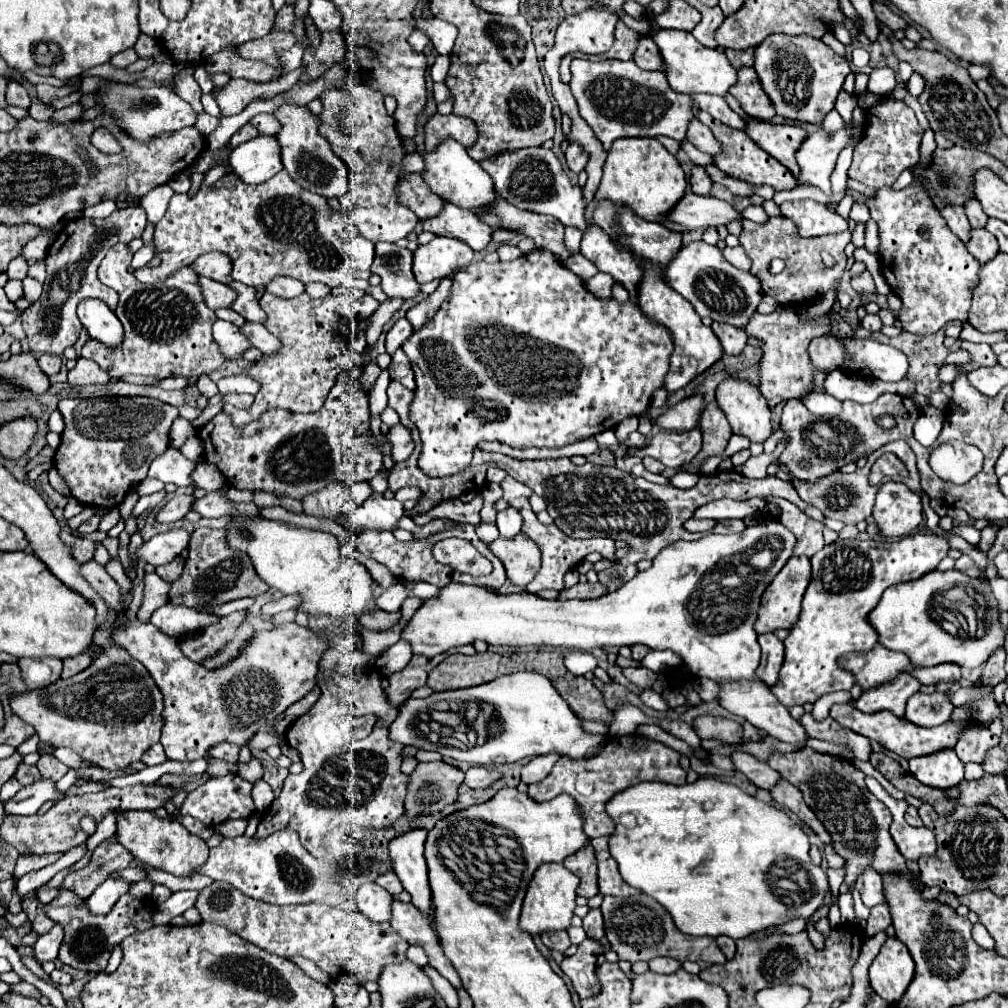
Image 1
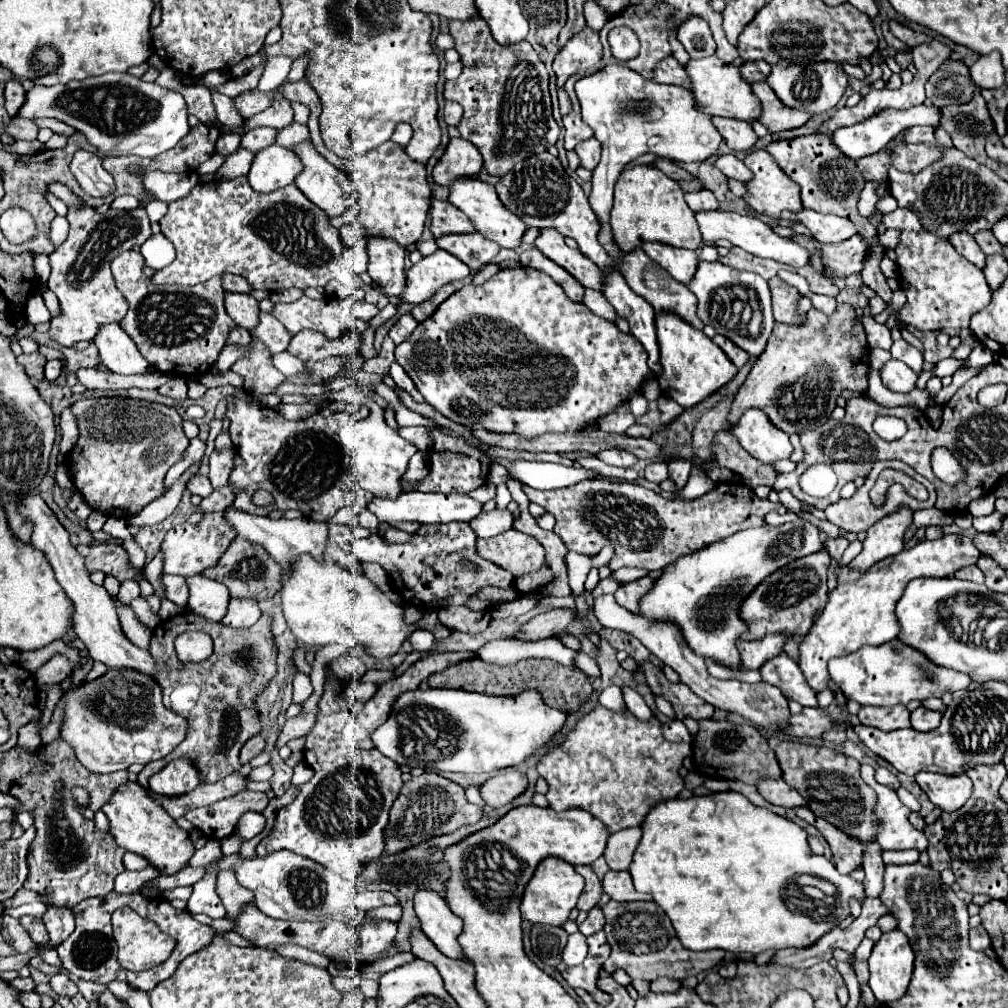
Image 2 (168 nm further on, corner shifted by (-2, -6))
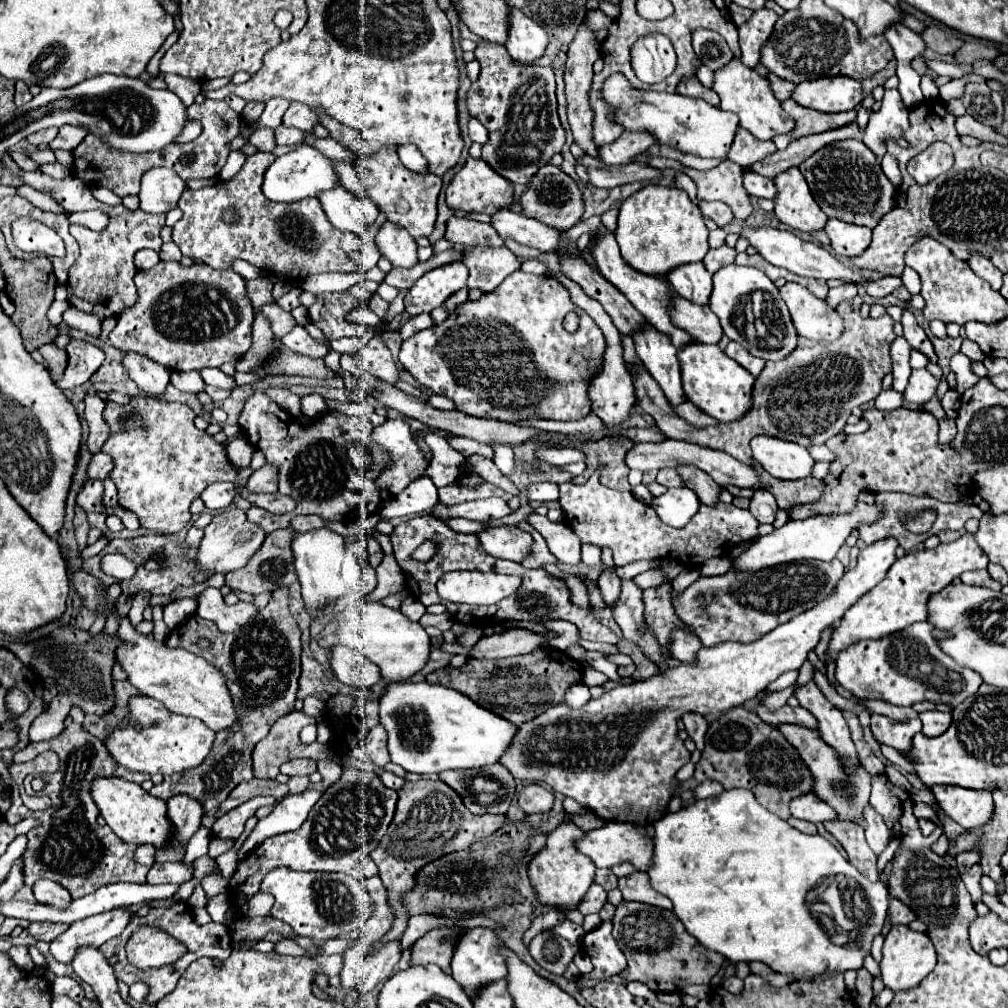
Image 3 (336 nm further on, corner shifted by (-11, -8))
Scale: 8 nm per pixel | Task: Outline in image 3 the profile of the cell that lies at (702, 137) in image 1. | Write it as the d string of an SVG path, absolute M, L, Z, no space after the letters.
M745 172L743 184L745 184L745 190L747 190L751 196L755 196L755 198L775 198L775 194L777 194L773 180L761 178L759 174Z

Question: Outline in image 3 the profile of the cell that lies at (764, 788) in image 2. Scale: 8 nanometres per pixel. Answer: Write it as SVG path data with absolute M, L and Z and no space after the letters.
M813 792L795 798L791 802L791 814L793 814L793 818L807 820L807 822L813 822L813 824L823 824L823 822L839 820L835 810L831 806L827 806L827 802L823 802Z

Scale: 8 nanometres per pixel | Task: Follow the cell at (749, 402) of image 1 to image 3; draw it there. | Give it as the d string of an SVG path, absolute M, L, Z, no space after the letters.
M757 436L751 440L751 450L755 462L777 480L809 478L813 472L815 460L809 450L799 444L771 436Z

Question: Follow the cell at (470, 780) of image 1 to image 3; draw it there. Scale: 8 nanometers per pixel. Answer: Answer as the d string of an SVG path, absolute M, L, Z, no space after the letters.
M531 784L527 786L525 790L519 792L519 806L527 812L527 814L533 814L533 812L551 812L553 808L553 792L545 790L543 786L539 784Z

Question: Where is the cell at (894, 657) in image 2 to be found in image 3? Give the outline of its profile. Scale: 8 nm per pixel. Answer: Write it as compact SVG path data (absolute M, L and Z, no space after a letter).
M913 622L907 630L899 630L899 634L855 642L855 646L847 646L847 650L841 650L837 656L835 678L845 690L863 700L879 698L895 706L911 706L929 700L933 704L949 704L955 708L965 698L973 696L983 680L977 672L953 662L939 648L939 640L947 636L951 634L937 630L929 622Z

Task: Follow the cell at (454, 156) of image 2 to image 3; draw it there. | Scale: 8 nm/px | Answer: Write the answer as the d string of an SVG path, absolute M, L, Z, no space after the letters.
M469 158L465 162L465 166L455 174L451 184L447 186L447 206L451 210L461 210L465 214L479 212L479 214L491 216L491 214L495 214L495 210L511 208L513 204L517 204L513 186L505 178L499 178L499 174L495 174L495 170L491 170L491 166L487 166L487 162L483 162L483 160Z

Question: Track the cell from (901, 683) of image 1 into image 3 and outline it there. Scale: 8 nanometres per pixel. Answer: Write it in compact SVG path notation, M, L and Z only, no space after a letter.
M871 714L871 732L879 744L891 746L907 756L911 752L911 738L921 732L921 720L917 718L907 722L895 722L891 718Z

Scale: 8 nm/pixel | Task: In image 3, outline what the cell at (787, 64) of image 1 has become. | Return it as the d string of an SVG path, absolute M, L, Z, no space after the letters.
M847 76L801 82L793 92L793 100L797 104L817 112L853 110L863 102L863 98L861 82Z

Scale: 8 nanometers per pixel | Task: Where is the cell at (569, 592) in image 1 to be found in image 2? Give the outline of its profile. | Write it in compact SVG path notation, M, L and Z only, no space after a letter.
M554 608L550 612L544 612L544 614L532 618L516 636L520 640L532 640L532 642L550 638L550 636L562 632L574 618L576 618L576 612L572 612L570 608Z

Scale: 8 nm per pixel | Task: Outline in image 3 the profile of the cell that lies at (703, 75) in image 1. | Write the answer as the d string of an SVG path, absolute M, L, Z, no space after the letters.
M733 58L725 68L715 72L713 90L721 98L721 110L733 112L741 120L741 128L749 130L759 140L773 140L777 134L789 134L795 128L795 120L781 108L781 102L775 98L767 78L759 76L755 70L743 66L739 58Z

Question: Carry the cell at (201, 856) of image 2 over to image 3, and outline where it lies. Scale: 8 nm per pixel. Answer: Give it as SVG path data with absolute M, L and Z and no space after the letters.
M215 870L213 874L209 874L209 876L205 876L205 878L201 880L201 886L203 886L205 894L207 894L207 900L211 900L213 896L217 896L217 894L221 894L221 892L227 892L229 880L225 880L225 878Z

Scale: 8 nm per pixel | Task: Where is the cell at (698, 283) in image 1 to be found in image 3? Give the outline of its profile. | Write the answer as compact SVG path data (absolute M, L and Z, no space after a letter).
M729 264L713 274L713 294L711 310L721 320L723 332L729 340L739 342L749 350L749 354L763 360L783 360L797 346L797 330L791 322L789 310L775 288L775 284L757 268Z

